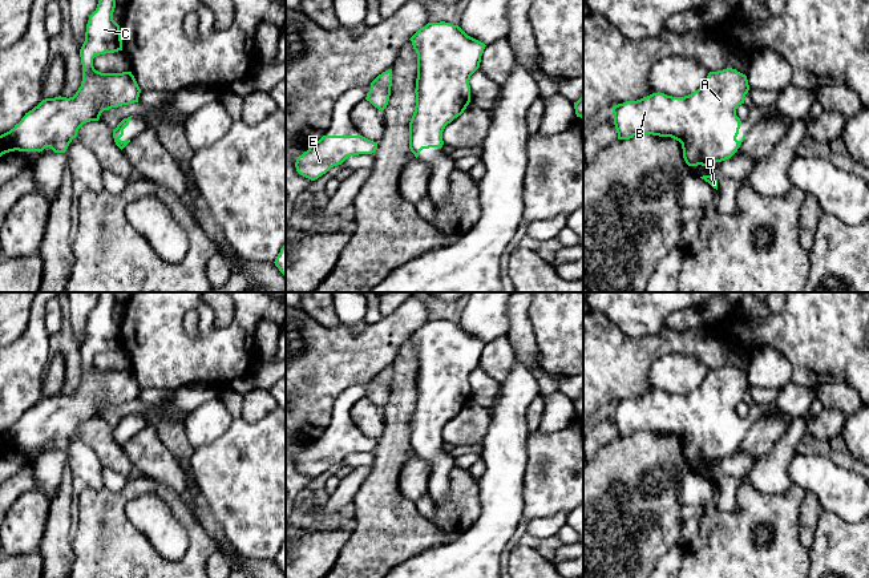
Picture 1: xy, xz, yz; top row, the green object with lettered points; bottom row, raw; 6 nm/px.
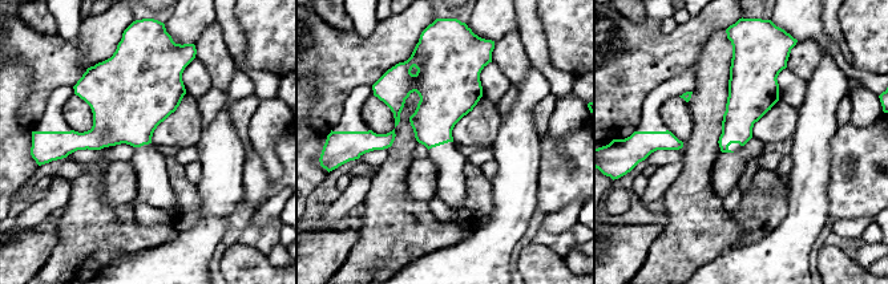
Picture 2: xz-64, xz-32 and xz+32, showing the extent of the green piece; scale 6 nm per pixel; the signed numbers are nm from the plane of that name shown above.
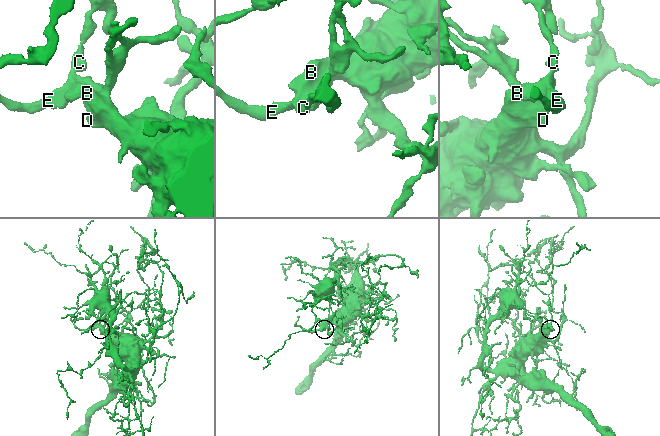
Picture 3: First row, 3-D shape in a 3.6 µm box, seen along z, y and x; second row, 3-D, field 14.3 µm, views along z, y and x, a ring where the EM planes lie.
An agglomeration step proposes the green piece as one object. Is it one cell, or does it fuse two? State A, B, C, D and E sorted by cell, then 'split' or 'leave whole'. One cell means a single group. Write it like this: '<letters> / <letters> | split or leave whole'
A B C D E | leave whole

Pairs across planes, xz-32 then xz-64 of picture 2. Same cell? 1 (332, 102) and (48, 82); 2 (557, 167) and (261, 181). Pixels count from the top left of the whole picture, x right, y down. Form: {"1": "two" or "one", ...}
{"1": "one", "2": "one"}

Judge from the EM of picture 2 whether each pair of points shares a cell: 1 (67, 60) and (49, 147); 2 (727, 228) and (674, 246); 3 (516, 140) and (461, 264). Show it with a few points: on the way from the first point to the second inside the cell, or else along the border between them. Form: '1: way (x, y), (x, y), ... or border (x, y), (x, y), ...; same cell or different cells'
1: border (84, 73), (73, 86); different cells
2: way (714, 230), (698, 230), (687, 240); same cell
3: way (516, 170), (512, 212), (492, 234); same cell

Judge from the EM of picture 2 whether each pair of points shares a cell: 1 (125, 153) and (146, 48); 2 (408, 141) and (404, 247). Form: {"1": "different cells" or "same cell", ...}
{"1": "different cells", "2": "same cell"}

